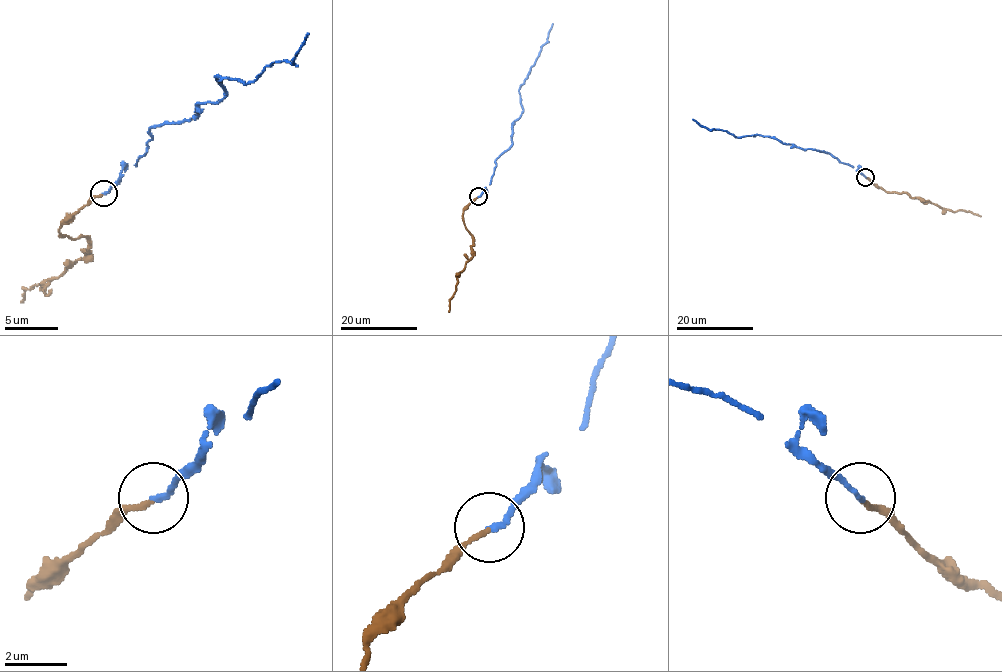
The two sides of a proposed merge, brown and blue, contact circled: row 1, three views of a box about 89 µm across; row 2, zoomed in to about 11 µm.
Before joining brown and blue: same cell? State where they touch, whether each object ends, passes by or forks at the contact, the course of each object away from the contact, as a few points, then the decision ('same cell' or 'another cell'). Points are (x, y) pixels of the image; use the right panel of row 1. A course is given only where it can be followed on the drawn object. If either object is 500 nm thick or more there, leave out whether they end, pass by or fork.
at (865, 177); brown ends there; blue ends there; brown runs (865, 177), (886, 191), (907, 193), (937, 204), (943, 210), (963, 210), (980, 216); blue runs (865, 177), (828, 153), (802, 149), (757, 134), (735, 137), (726, 131), (701, 127), (693, 119); same cell

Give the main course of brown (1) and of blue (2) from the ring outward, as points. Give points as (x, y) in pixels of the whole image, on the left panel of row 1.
1: (103, 194), (63, 223), (60, 234), (87, 239), (87, 258), (41, 290), (25, 290), (20, 303)
2: (103, 194), (145, 154), (153, 127), (225, 98), (215, 76), (249, 84), (292, 63), (308, 34)

